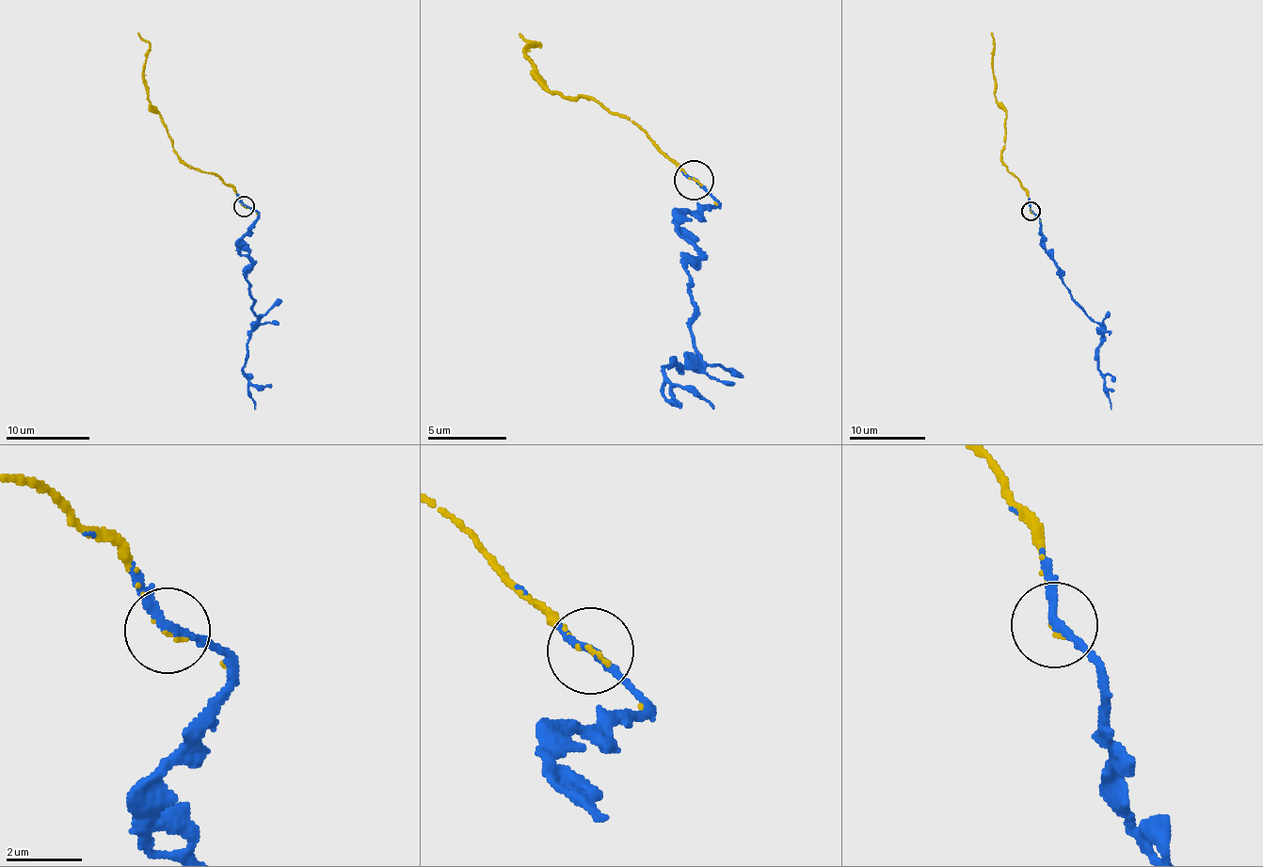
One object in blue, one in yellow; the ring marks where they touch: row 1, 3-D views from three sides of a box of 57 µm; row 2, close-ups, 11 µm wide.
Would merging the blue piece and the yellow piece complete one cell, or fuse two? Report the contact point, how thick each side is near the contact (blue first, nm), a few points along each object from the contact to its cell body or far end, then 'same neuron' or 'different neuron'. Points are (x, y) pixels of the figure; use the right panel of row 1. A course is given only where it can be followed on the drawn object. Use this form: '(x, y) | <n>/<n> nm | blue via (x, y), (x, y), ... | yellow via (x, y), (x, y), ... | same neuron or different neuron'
(1031, 211) | 190/80 nm | blue via (1030, 210), (1041, 221), (1046, 249), (1056, 265), (1063, 284), (1099, 325), (1096, 361), (1111, 409) | yellow via (1030, 210), (1029, 196), (1021, 183), (1007, 169), (1001, 152), (1005, 144), (1006, 112), (995, 96), (990, 32) | same neuron

